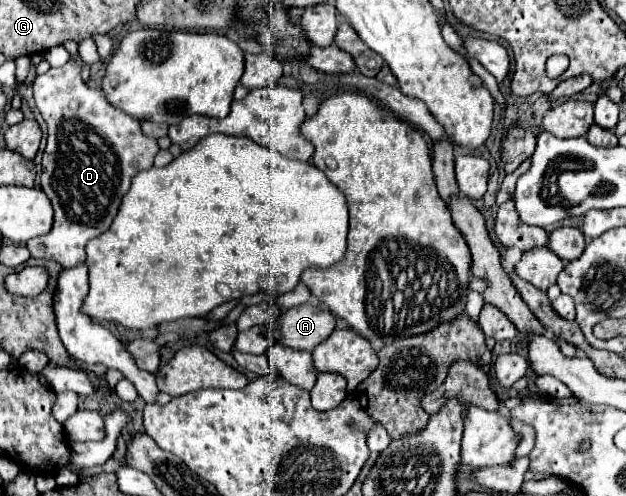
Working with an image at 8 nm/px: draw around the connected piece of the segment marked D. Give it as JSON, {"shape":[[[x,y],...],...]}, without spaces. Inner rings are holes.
{"shape":[[[71,58],[66,66],[62,66],[62,68],[50,68],[46,74],[36,76],[36,80],[32,82],[32,90],[34,90],[36,106],[38,106],[38,110],[40,110],[42,118],[44,118],[46,124],[48,124],[48,144],[46,144],[44,158],[42,158],[42,182],[40,182],[40,184],[42,184],[42,190],[46,192],[46,196],[48,196],[50,202],[52,202],[52,208],[54,208],[54,226],[52,226],[52,230],[50,230],[48,234],[28,240],[26,246],[28,246],[28,250],[30,250],[30,254],[32,254],[34,258],[56,260],[56,262],[60,262],[64,268],[74,268],[74,266],[78,266],[78,264],[82,264],[82,262],[86,260],[86,252],[84,252],[84,248],[86,248],[88,240],[96,238],[98,234],[102,234],[102,232],[106,232],[106,230],[110,228],[112,220],[114,220],[116,214],[118,214],[118,208],[120,208],[120,204],[122,204],[122,198],[124,198],[124,194],[126,194],[128,188],[130,188],[130,180],[132,180],[132,176],[134,176],[138,170],[148,170],[148,168],[152,168],[152,164],[154,164],[154,156],[156,156],[158,150],[160,150],[160,146],[158,146],[158,142],[156,142],[154,138],[142,134],[142,130],[140,130],[140,122],[138,122],[136,118],[124,114],[122,110],[116,110],[116,108],[106,100],[106,94],[104,94],[102,88],[92,88],[92,86],[88,86],[88,84],[80,78],[81,67],[82,62],[80,62],[80,60]]]}

